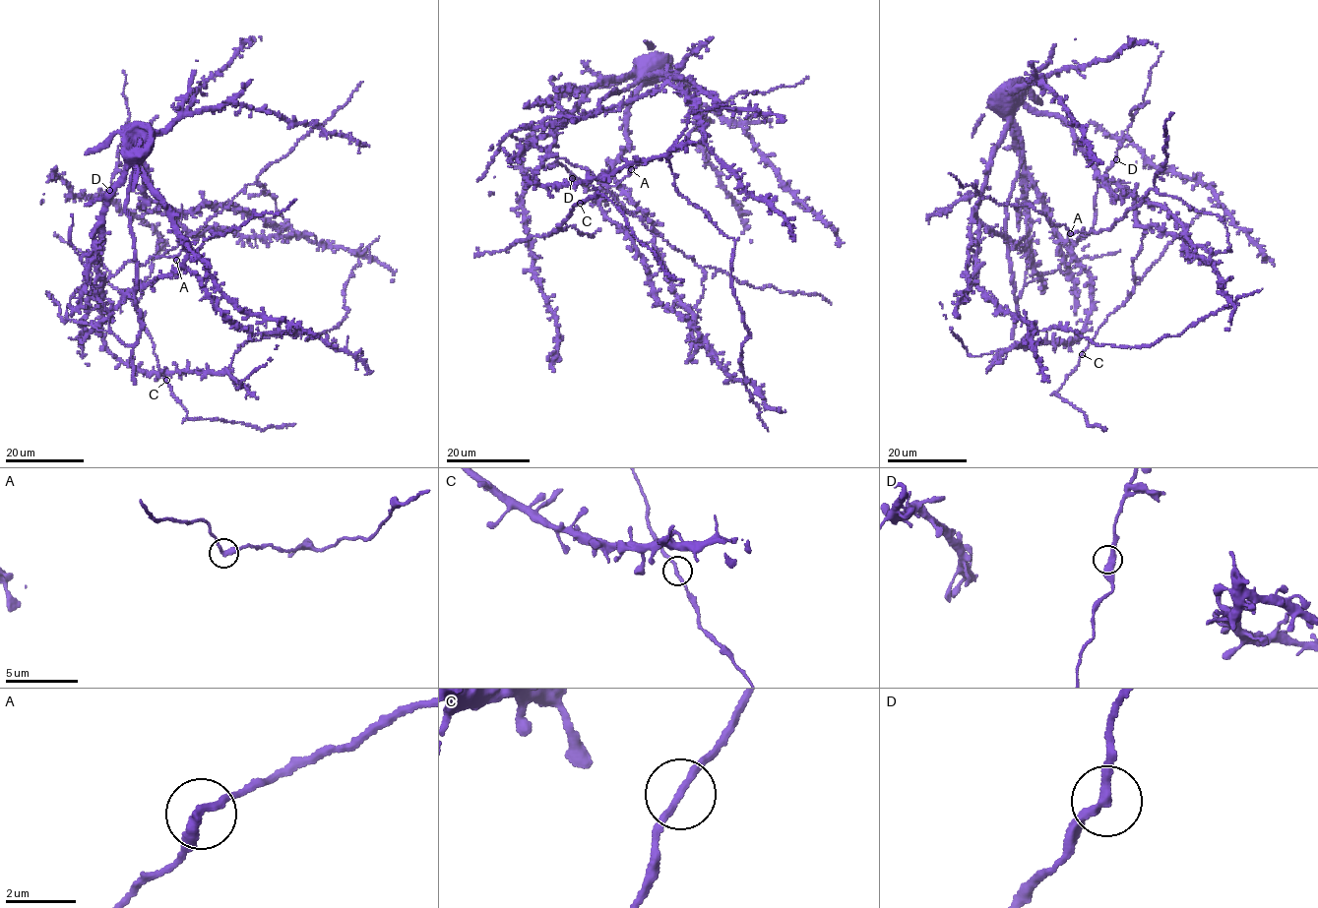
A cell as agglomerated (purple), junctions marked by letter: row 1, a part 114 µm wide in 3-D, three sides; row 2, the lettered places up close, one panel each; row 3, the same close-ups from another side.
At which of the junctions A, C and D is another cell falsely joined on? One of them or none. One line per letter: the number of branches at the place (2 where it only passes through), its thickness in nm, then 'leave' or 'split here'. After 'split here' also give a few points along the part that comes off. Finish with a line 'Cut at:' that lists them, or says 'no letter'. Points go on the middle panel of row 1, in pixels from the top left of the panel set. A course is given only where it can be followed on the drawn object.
A: branches 2; calibre 280 nm; split here; course (631, 170), (683, 146), (696, 122), (717, 104), (740, 93), (766, 92), (800, 84), (809, 76)
C: branches 2; calibre 200 nm; leave
D: branches 2; calibre 300 nm; leave
Cut at: A

